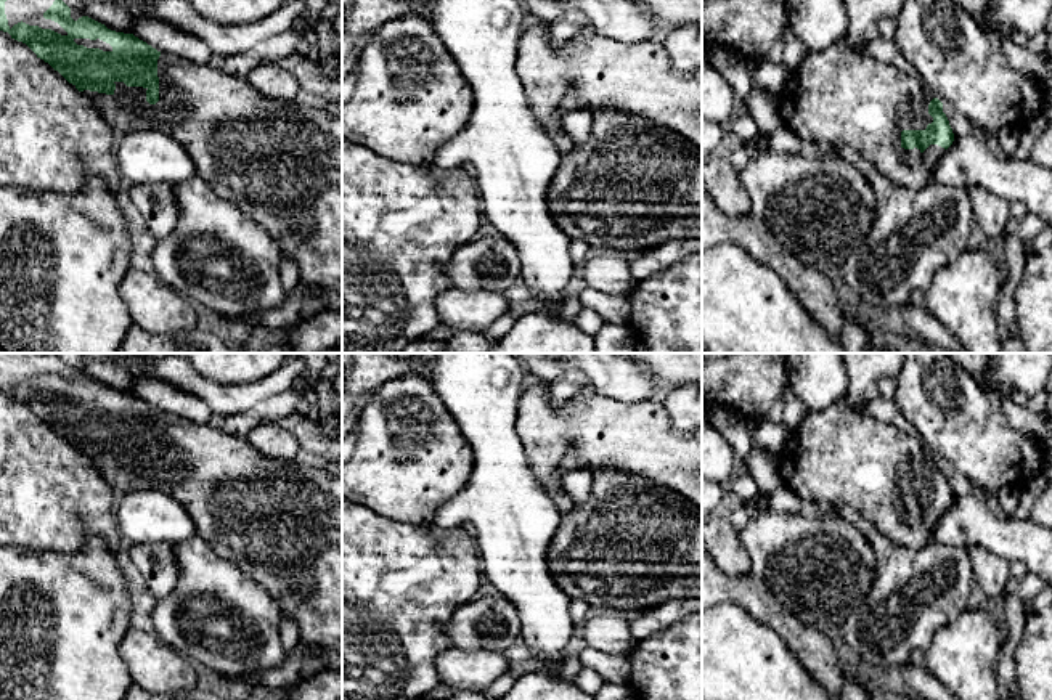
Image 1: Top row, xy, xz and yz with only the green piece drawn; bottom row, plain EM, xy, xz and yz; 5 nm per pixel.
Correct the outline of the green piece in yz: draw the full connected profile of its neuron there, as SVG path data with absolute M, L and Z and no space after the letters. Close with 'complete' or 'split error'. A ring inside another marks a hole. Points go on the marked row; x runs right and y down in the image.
M845 42L808 51L790 72L777 109L798 138L850 146L890 181L914 189L932 183L933 170L954 141L943 103L925 83Z; split error

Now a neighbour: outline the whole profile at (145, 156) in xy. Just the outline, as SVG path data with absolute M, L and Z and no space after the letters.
M162 130L124 135L116 146L119 170L132 183L165 181L177 185L196 175L186 149Z

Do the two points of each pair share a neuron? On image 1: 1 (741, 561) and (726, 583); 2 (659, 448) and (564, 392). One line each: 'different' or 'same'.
1: different
2: different

